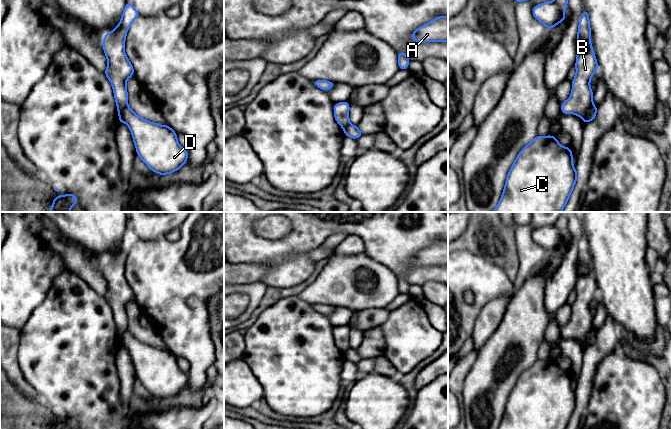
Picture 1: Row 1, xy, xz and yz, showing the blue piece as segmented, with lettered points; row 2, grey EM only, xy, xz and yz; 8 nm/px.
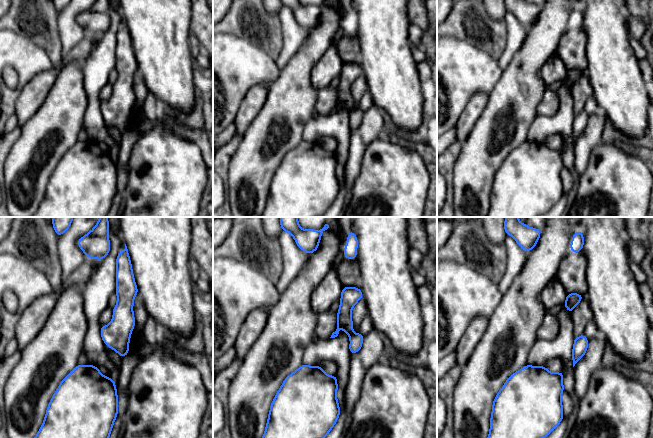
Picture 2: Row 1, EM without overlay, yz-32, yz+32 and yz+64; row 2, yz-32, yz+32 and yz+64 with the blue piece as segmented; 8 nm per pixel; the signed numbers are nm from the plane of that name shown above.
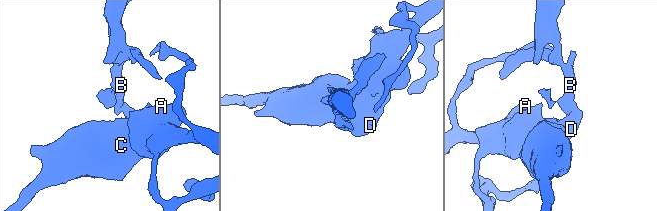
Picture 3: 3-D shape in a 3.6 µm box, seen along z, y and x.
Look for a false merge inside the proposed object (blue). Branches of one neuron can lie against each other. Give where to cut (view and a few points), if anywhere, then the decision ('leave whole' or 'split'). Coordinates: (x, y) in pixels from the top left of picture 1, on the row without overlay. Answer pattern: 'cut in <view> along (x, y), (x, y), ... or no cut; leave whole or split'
cut in yz along (592, 327), (586, 334), (586, 346); split

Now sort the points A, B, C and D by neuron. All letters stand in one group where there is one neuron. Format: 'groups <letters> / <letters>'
groups A C D / B

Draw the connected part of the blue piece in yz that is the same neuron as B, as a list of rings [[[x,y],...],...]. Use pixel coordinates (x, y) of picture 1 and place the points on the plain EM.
[[[584,234],[579,244],[577,257],[576,300],[572,304],[572,316],[569,323],[561,329],[563,338],[576,338],[586,348],[586,334],[593,328],[593,315],[590,303],[598,295],[598,287],[591,270],[589,236]]]

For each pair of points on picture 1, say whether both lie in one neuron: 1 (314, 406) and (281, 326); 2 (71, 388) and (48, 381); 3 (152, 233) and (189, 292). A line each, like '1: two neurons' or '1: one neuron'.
1: one neuron
2: one neuron
3: two neurons

